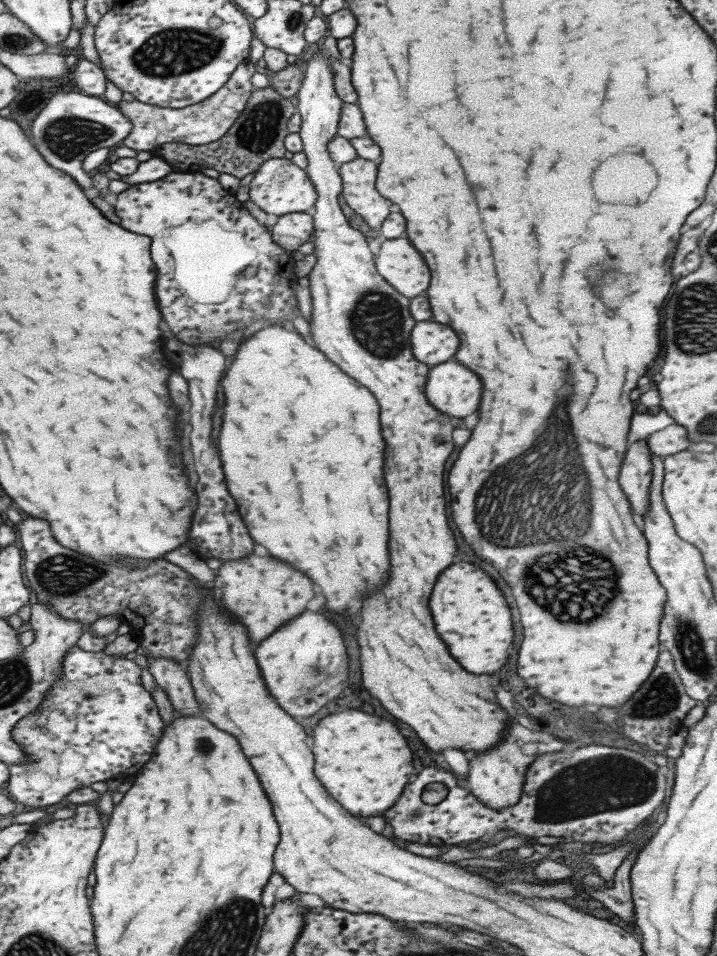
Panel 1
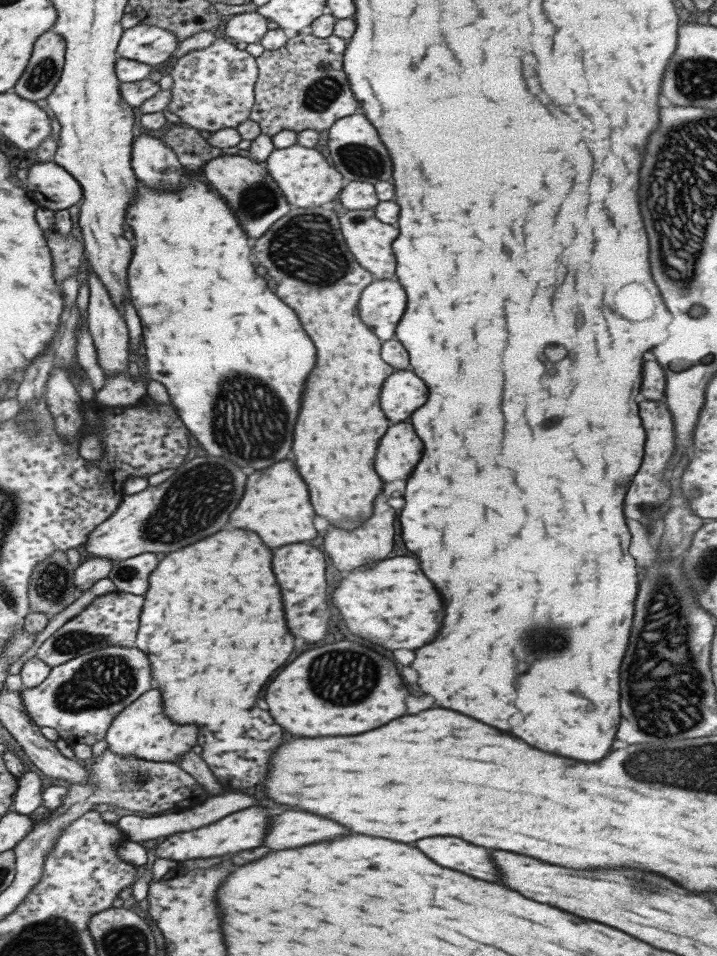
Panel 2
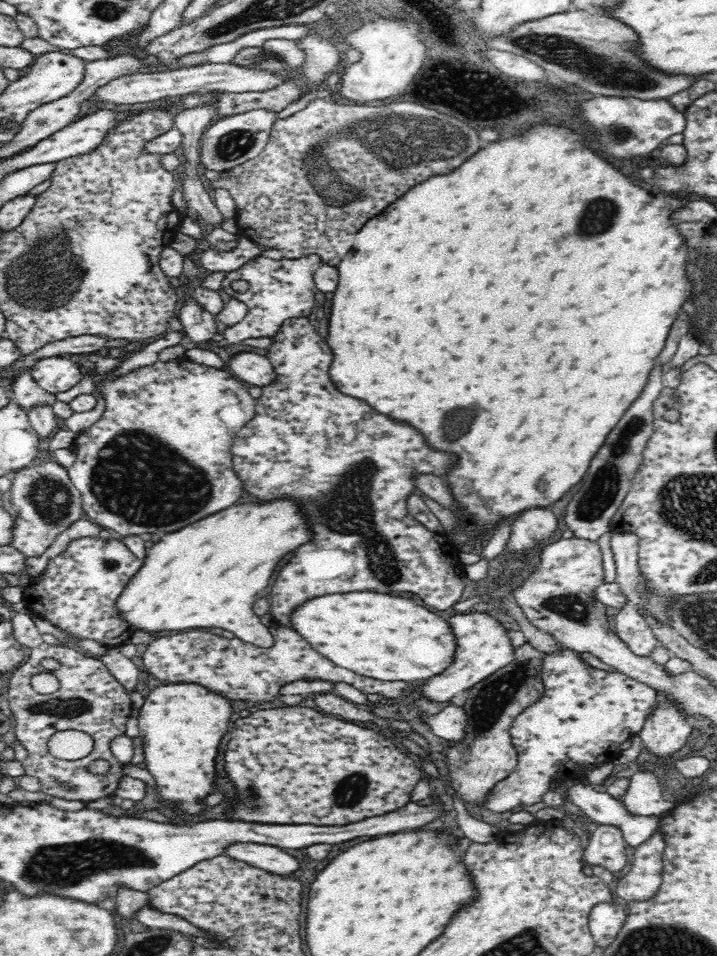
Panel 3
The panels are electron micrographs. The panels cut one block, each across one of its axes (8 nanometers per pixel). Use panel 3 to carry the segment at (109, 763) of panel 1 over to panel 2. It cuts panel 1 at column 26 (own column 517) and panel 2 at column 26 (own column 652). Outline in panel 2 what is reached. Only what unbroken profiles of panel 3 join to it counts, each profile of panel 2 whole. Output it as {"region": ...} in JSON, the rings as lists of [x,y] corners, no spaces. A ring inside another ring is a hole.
{"region":[[[105,646],[50,668],[50,673],[33,689],[19,690],[31,720],[41,728],[55,728],[68,745],[88,744],[104,738],[112,718],[152,686],[147,656],[137,648]]]}

